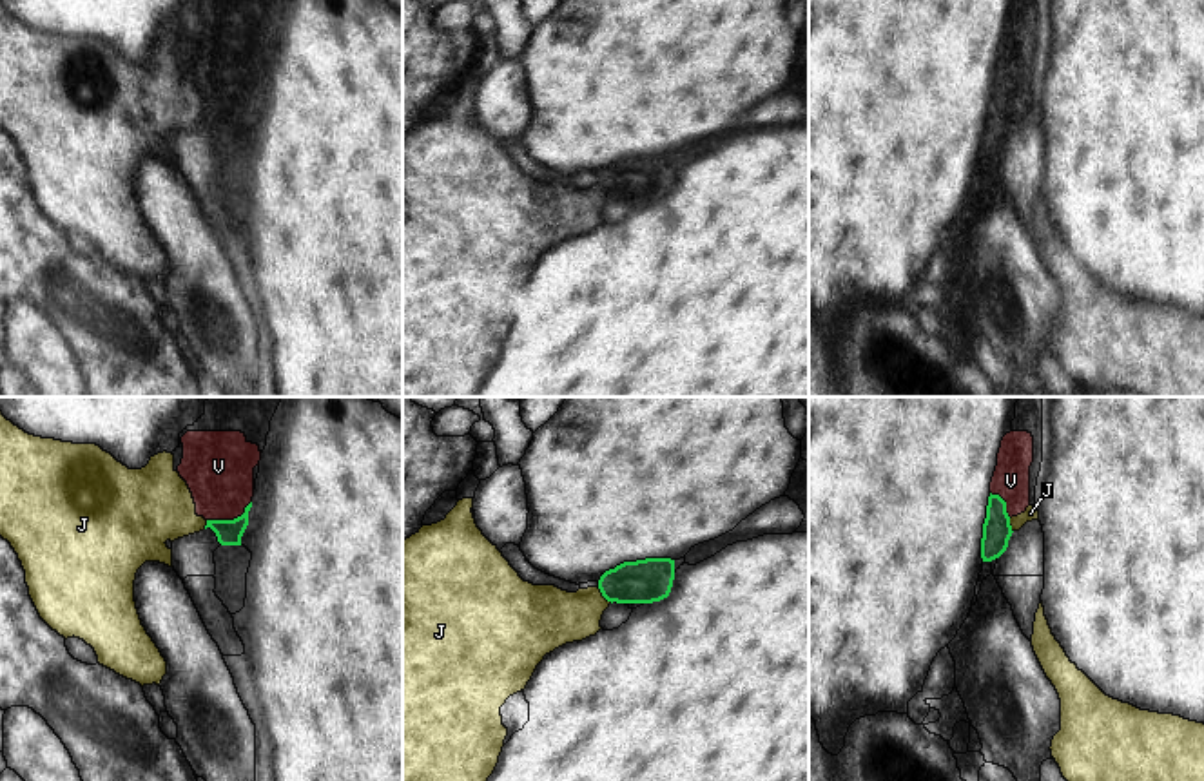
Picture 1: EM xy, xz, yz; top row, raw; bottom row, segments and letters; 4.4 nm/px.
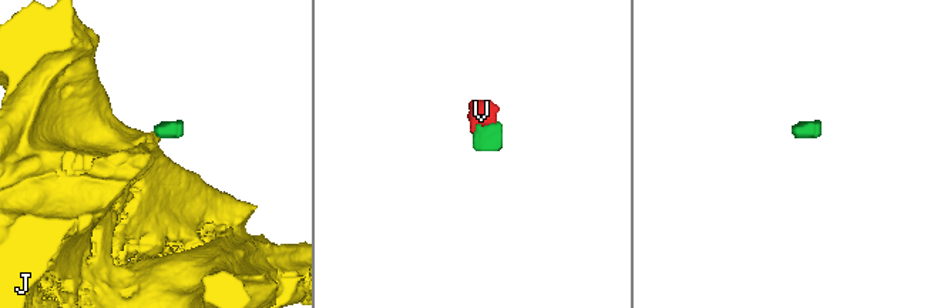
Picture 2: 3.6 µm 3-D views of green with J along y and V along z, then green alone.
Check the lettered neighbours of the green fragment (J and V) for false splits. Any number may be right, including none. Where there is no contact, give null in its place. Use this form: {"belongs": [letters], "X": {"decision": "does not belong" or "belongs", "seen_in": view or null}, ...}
{"belongs": ["V"], "J": {"decision": "does not belong", "seen_in": "xz"}, "V": {"decision": "belongs", "seen_in": "xy"}}

